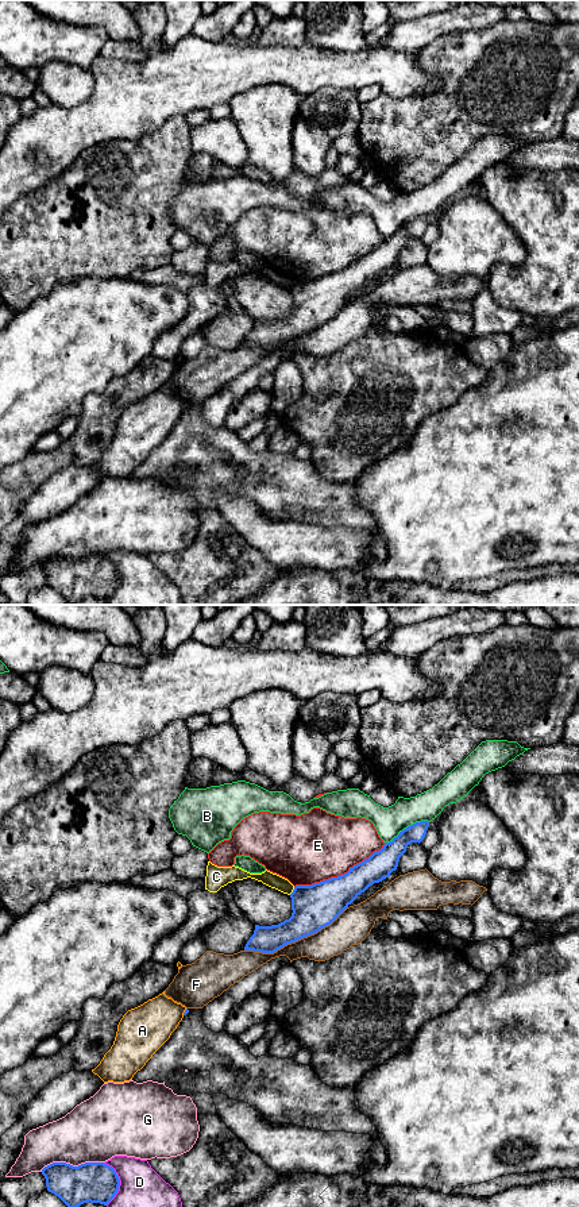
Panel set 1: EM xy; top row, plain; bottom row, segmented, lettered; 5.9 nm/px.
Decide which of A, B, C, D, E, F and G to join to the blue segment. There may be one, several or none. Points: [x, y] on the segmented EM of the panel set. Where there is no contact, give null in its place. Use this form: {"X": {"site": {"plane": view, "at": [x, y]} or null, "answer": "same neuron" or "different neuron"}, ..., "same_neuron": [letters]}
{"A": {"site": {"plane": "xy", "at": [185, 1011]}, "answer": "different neuron"}, "B": {"site": {"plane": "xy", "at": [408, 826]}, "answer": "different neuron"}, "C": {"site": {"plane": "xy", "at": [293, 891]}, "answer": "different neuron"}, "D": {"site": {"plane": "xy", "at": [119, 1182]}, "answer": "different neuron"}, "E": {"site": {"plane": "xy", "at": [340, 875]}, "answer": "different neuron"}, "F": {"site": {"plane": "xy", "at": [296, 940]}, "answer": "different neuron"}, "G": {"site": {"plane": "xy", "at": [72, 1165]}, "answer": "different neuron"}, "same_neuron": []}

